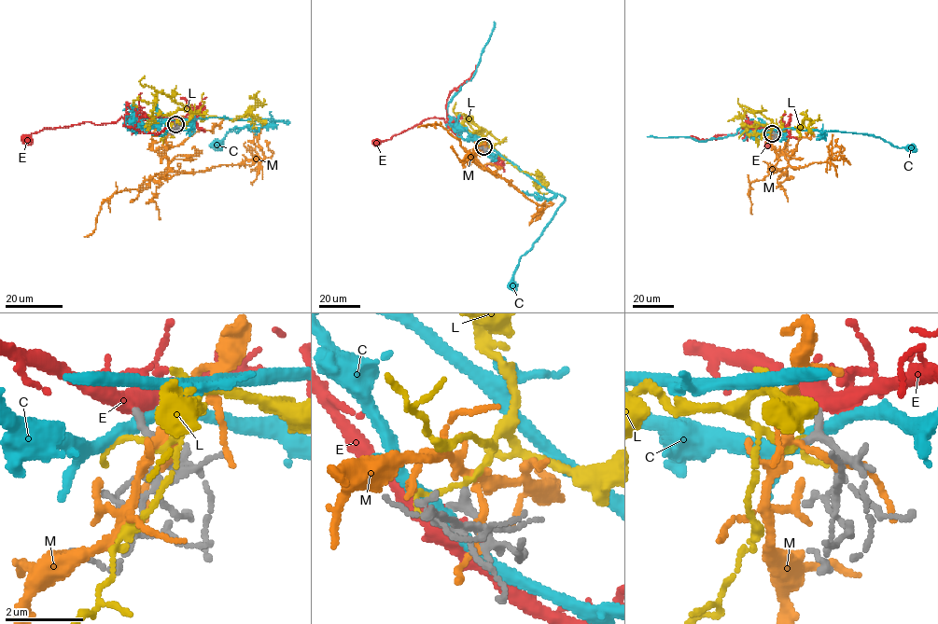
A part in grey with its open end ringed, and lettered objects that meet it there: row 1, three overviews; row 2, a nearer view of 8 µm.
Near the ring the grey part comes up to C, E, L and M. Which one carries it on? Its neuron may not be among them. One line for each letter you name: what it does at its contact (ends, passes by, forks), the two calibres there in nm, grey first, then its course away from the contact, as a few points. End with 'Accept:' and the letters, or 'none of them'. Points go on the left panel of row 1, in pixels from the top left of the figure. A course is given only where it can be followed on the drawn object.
Accept: none of them

